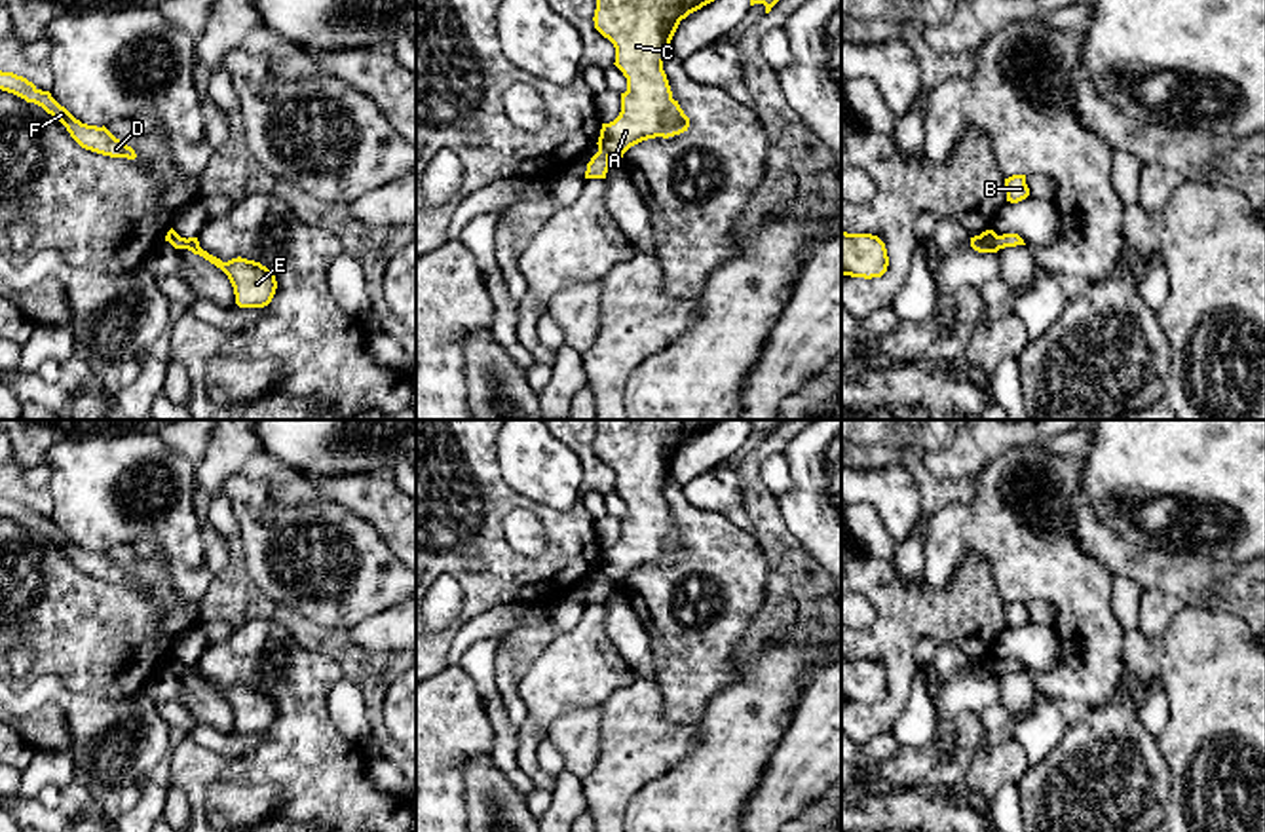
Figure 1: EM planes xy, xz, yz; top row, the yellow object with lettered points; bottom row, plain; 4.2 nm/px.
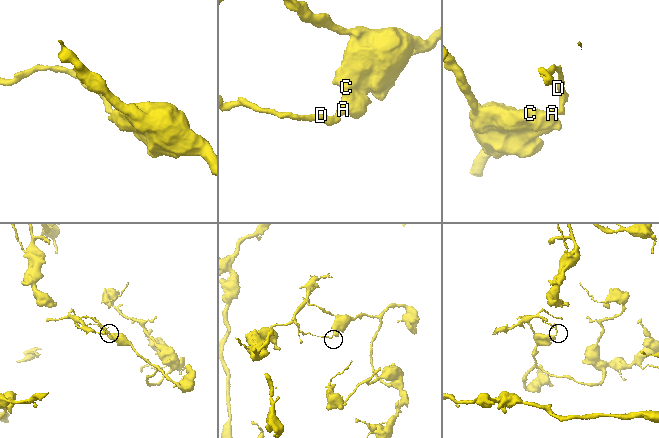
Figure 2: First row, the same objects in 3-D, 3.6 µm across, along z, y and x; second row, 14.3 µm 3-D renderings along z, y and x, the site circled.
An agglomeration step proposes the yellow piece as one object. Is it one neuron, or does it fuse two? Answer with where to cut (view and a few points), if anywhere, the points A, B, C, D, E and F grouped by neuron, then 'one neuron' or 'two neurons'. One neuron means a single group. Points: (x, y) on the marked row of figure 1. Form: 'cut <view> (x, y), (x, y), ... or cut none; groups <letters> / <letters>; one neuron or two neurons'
cut yz (998, 236), (1000, 247); groups A C E / B D F; two neurons

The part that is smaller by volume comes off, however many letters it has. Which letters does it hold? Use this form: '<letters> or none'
B, D, F

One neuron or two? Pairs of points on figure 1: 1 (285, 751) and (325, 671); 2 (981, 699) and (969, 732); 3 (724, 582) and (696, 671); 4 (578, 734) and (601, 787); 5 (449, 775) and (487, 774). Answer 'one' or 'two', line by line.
1: one
2: two
3: one
4: two
5: two

